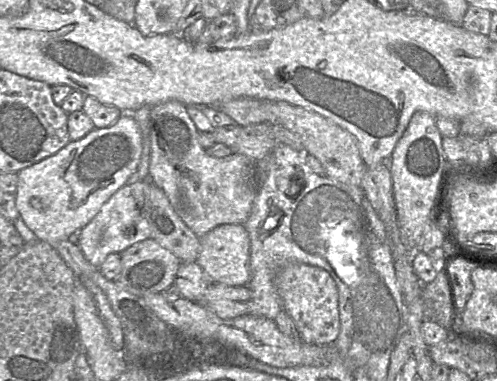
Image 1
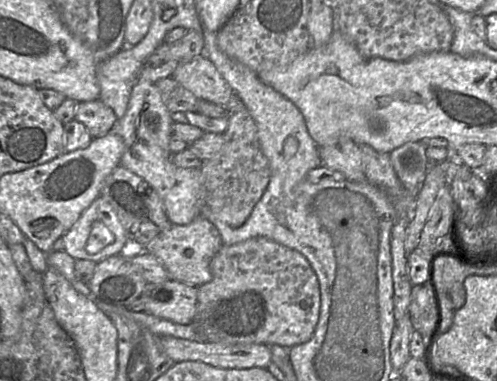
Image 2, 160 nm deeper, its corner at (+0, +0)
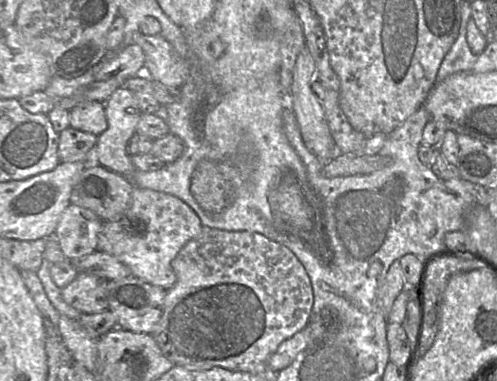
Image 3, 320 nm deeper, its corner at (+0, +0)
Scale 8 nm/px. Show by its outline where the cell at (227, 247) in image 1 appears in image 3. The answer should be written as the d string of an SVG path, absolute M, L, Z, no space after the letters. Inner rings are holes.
M134 186L131 205L127 211L116 220L103 222L96 251L108 253L129 267L132 276L167 290L173 287L177 280L172 268L173 259L187 242L202 233L203 228L204 226L196 213L179 198L152 189Z

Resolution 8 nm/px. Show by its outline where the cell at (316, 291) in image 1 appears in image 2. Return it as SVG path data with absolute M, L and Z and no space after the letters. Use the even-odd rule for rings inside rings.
M254 237L234 245L223 245L211 261L211 281L197 287L197 310L194 320L190 323L195 330L197 342L217 344L277 344L290 349L292 346L307 342L313 335L320 313L321 297L318 277L310 262L298 251L279 244L265 237Z

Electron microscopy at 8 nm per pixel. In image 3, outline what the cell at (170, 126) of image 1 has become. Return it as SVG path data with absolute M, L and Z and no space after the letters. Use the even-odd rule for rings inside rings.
M126 88L115 90L104 103L105 115L108 123L107 129L97 137L96 145L92 151L92 158L99 165L128 179L138 171L127 152L127 145L133 135L136 134L138 122L143 115L133 93Z

